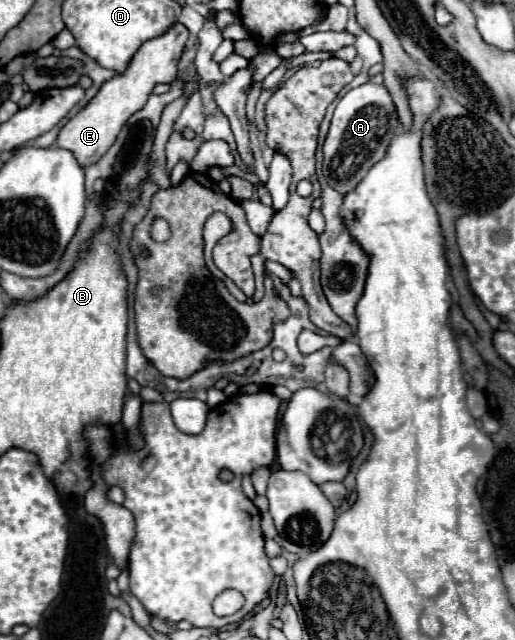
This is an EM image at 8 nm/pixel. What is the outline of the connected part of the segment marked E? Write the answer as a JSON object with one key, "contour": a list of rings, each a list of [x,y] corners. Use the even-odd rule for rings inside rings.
{"contour":[[[174,23],[164,35],[158,35],[142,43],[142,47],[128,63],[128,69],[118,77],[112,77],[112,81],[106,81],[96,93],[96,97],[62,127],[56,145],[72,151],[82,167],[96,163],[110,149],[118,131],[128,121],[128,117],[146,105],[152,87],[156,83],[172,83],[176,79],[180,53],[184,51],[186,39],[188,39],[188,29],[182,23]]]}

